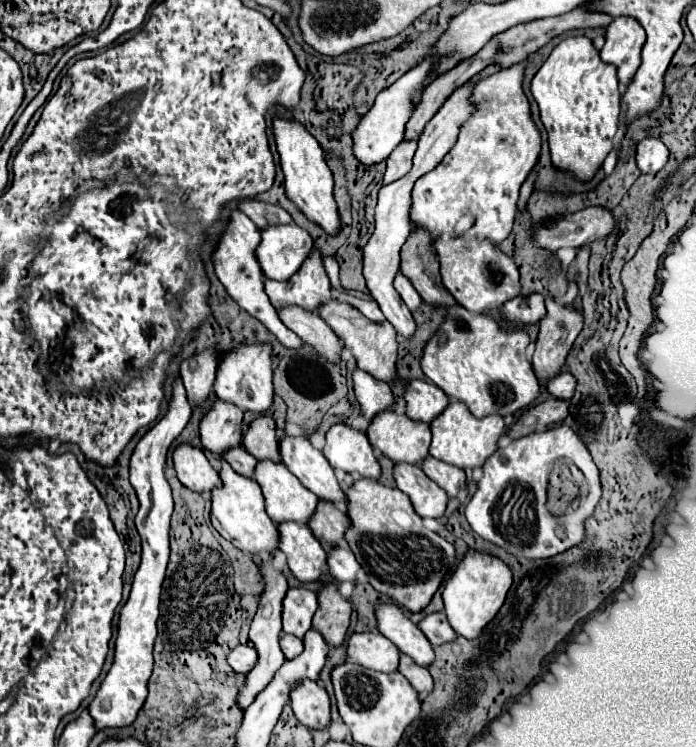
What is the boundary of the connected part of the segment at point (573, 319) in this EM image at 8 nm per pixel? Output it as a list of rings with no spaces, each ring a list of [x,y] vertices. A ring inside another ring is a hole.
[[[551,296],[545,298],[547,314],[541,320],[537,348],[533,354],[533,368],[537,372],[559,374],[567,350],[573,346],[583,328],[583,314],[575,308],[557,304]]]

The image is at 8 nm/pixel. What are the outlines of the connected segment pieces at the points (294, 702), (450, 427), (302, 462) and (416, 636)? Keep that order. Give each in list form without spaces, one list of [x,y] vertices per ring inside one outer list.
[[[305,678],[297,688],[289,694],[289,706],[301,724],[309,730],[325,728],[331,720],[329,716],[329,696],[319,682]]]
[[[451,400],[449,406],[435,418],[431,426],[431,448],[429,454],[437,460],[449,462],[459,468],[475,468],[483,466],[483,462],[497,450],[497,442],[505,430],[503,426],[503,416],[499,414],[489,414],[485,418],[475,418],[467,406],[459,400]]]
[[[283,436],[279,440],[281,462],[301,480],[301,484],[329,502],[345,502],[345,492],[341,490],[331,464],[327,458],[315,450],[307,436]]]
[[[389,602],[375,604],[377,628],[379,632],[389,638],[403,654],[411,656],[419,666],[429,666],[435,660],[433,646],[427,642],[419,626],[415,626],[399,606]]]

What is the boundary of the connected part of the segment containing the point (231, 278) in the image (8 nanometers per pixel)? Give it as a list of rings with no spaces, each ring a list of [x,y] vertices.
[[[233,210],[229,216],[229,224],[225,226],[225,232],[219,236],[219,242],[217,242],[215,252],[211,256],[213,266],[215,266],[215,274],[217,274],[219,282],[225,286],[225,290],[229,292],[229,296],[239,306],[243,306],[243,310],[247,310],[253,318],[259,318],[259,322],[263,322],[279,338],[279,342],[283,346],[287,346],[287,348],[303,346],[299,336],[295,336],[291,330],[285,330],[283,322],[275,314],[275,308],[271,306],[271,302],[263,290],[265,276],[259,270],[259,262],[255,258],[255,246],[259,246],[259,228],[241,210]]]

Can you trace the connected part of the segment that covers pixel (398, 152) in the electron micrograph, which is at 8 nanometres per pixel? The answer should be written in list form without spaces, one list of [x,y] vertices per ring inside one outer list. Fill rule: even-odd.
[[[403,140],[393,150],[393,154],[385,160],[387,162],[387,170],[389,170],[389,174],[385,174],[385,178],[383,178],[385,184],[393,182],[393,180],[397,180],[409,172],[415,150],[417,150],[417,140]],[[391,166],[397,166],[397,168],[391,168]]]

